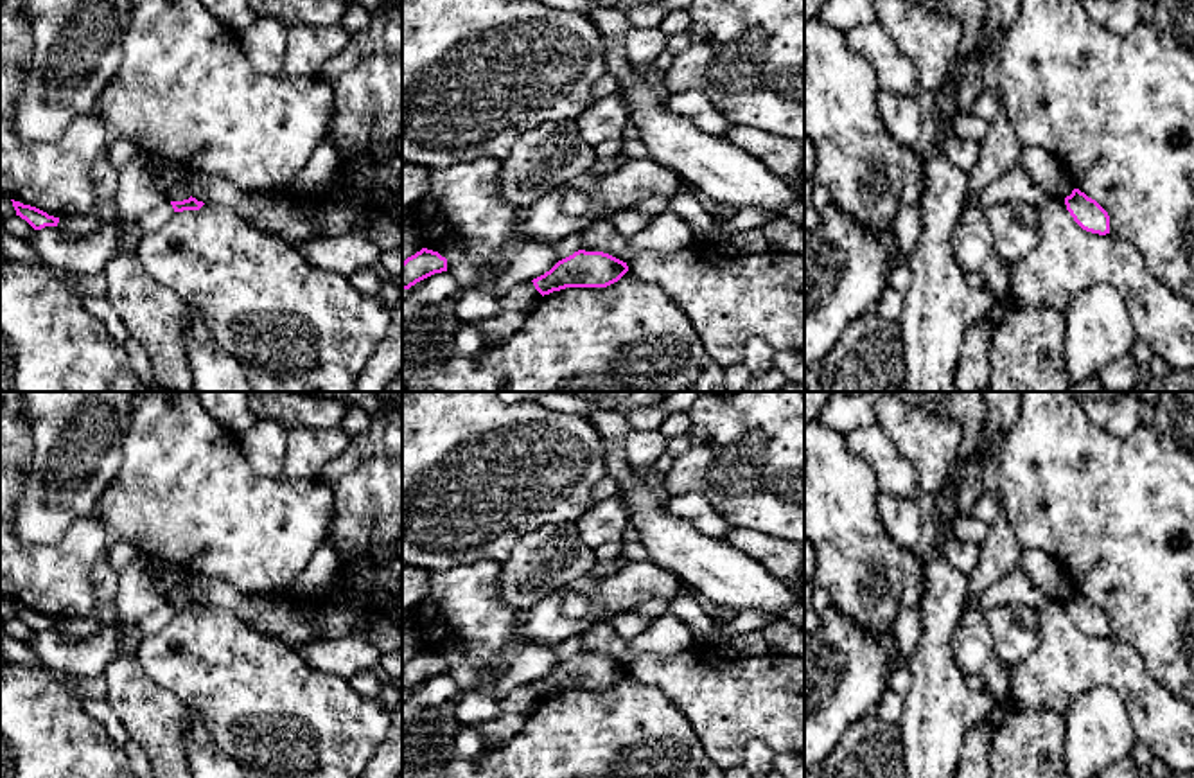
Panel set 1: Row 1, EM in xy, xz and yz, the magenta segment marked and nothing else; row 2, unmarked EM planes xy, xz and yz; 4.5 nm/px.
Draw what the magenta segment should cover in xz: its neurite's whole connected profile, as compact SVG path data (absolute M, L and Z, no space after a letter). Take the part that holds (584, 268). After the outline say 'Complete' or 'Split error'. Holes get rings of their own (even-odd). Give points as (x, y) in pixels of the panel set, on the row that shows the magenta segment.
M578 250L531 282L544 296L566 287L607 287L618 282L627 271L627 262L609 253Z. Complete

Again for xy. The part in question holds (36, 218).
M11 199L11 201L16 210L16 216L25 219L34 230L41 230L45 226L57 226L57 223L59 223L59 217L48 216L47 212L43 212L36 207L23 205L14 199Z. Complete

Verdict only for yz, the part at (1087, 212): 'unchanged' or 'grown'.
unchanged

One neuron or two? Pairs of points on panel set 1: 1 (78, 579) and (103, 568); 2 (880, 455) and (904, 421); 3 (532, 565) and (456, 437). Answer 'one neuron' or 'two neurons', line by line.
1: two neurons
2: two neurons
3: two neurons

